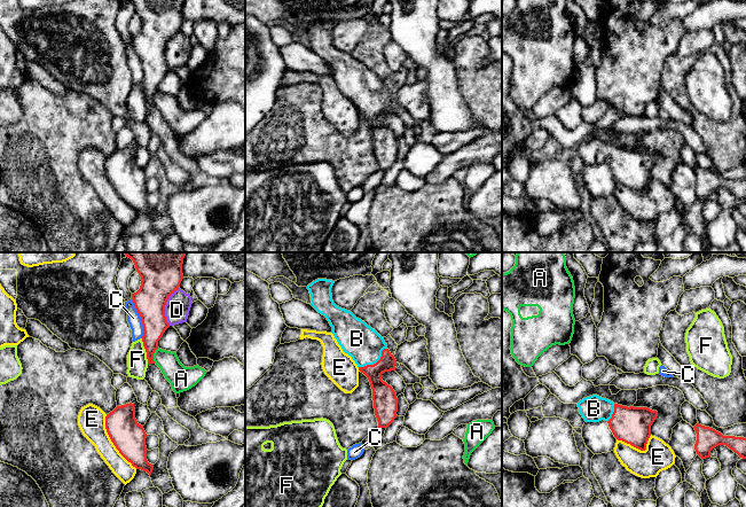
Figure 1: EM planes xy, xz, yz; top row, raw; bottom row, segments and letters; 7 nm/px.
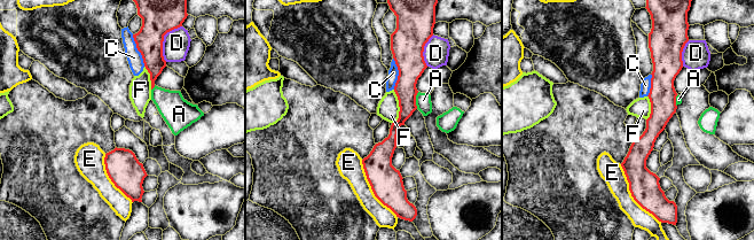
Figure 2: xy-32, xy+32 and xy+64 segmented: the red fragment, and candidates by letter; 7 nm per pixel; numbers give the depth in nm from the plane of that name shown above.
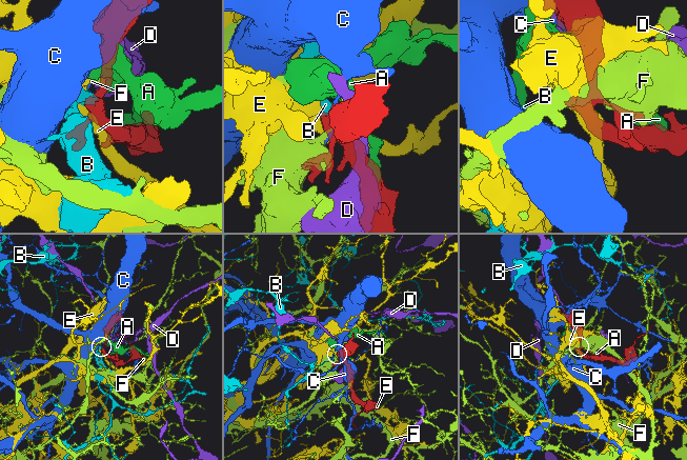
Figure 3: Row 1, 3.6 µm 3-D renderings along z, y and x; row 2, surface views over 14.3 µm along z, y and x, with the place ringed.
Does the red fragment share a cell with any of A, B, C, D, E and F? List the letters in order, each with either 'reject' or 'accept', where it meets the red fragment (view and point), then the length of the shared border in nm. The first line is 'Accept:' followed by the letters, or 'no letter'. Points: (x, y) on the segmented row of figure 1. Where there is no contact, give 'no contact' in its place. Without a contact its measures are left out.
Accept: B
A: reject | xy (152, 356) | 120 nm
B: accept | xz (376, 363) | 240 nm
C: reject | xy (141, 318) | 280 nm
D: reject | xy (164, 306) | 280 nm
E: reject | xy (111, 441) | 440 nm
F: reject | xy (146, 351) | 190 nm

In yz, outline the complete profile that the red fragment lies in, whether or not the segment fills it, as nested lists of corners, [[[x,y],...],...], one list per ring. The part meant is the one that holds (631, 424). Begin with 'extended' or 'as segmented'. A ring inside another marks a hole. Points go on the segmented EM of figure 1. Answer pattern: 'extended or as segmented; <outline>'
extended; [[[597,395],[583,398],[578,403],[578,407],[586,422],[604,420],[618,440],[641,451],[646,450],[651,426],[658,416],[657,411],[647,407],[618,405]]]

